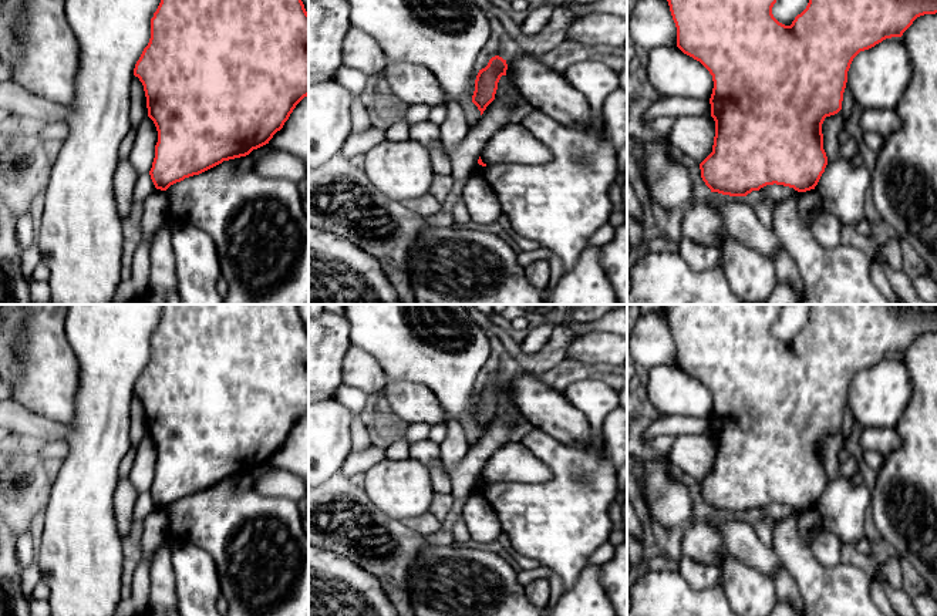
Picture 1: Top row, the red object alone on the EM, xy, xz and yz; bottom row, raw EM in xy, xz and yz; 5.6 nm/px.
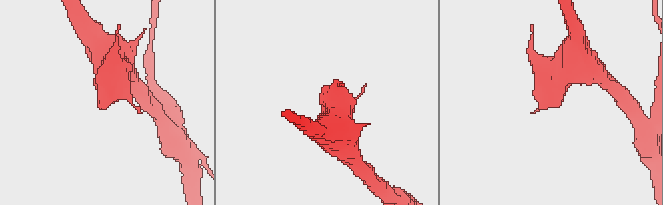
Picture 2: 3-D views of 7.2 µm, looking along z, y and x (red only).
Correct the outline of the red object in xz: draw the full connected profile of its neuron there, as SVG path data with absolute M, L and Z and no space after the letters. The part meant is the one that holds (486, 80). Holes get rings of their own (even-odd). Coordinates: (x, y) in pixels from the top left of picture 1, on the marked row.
M499 55L492 57L488 65L479 70L475 80L472 102L478 107L481 115L483 114L486 107L495 100L498 83L502 75L506 75L506 70L506 60Z

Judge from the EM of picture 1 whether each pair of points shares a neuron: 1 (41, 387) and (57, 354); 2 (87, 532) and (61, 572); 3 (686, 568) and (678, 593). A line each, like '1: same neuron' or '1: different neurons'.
1: same neuron
2: same neuron
3: different neurons

